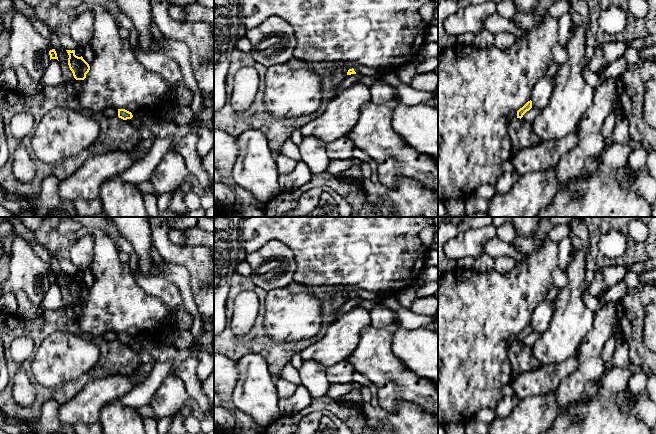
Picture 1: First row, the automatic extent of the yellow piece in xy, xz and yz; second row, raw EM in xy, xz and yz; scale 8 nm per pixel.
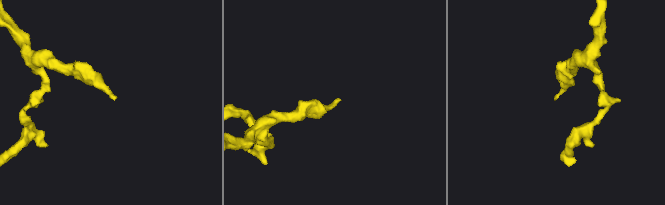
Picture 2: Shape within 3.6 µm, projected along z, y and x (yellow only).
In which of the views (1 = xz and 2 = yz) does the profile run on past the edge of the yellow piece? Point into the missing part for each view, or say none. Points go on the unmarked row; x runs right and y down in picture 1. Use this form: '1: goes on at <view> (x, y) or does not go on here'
1: does not go on here
2: does not go on here

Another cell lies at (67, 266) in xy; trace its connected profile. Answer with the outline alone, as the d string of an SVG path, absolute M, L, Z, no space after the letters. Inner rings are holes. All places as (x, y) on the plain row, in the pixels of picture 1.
M61 258L59 260L60 267L66 274L76 274L77 269L75 265L68 258Z

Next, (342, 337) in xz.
M354 307L332 322L322 339L300 353L302 360L316 361L326 368L346 361L358 346L360 331L369 325L369 311Z

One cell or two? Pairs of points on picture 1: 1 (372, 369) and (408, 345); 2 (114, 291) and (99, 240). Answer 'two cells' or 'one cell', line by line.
1: two cells
2: one cell

